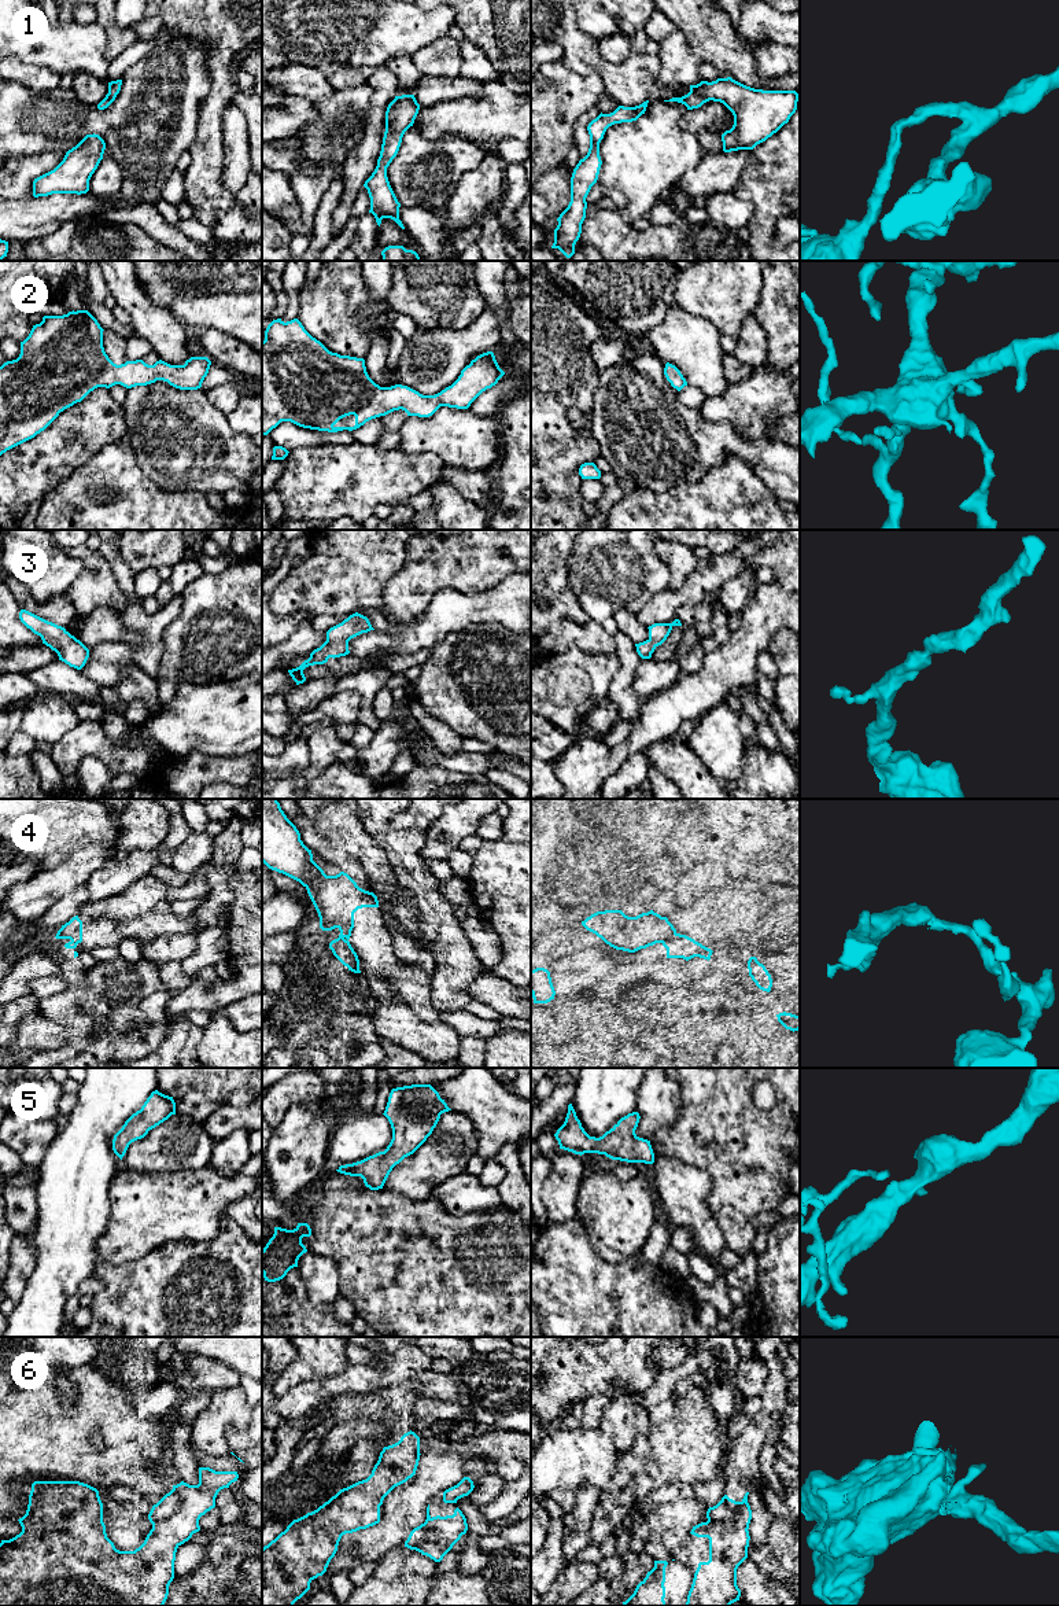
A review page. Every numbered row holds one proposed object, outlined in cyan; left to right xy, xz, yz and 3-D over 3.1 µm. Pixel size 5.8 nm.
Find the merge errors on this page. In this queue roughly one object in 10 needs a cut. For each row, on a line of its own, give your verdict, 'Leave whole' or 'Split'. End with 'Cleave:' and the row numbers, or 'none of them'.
1: Leave whole
2: Leave whole
3: Leave whole
4: Split
5: Leave whole
6: Leave whole
Cleave: 4

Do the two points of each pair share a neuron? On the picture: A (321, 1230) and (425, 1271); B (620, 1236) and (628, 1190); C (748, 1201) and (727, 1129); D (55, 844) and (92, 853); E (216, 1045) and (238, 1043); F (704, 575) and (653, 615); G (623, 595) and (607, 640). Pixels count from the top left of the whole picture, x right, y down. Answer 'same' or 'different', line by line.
A: same
B: same
C: same
D: different
E: same
F: same
G: different

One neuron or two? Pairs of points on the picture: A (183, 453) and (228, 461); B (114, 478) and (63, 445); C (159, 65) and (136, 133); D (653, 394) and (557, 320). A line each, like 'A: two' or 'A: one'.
A: one
B: two
C: one
D: two

